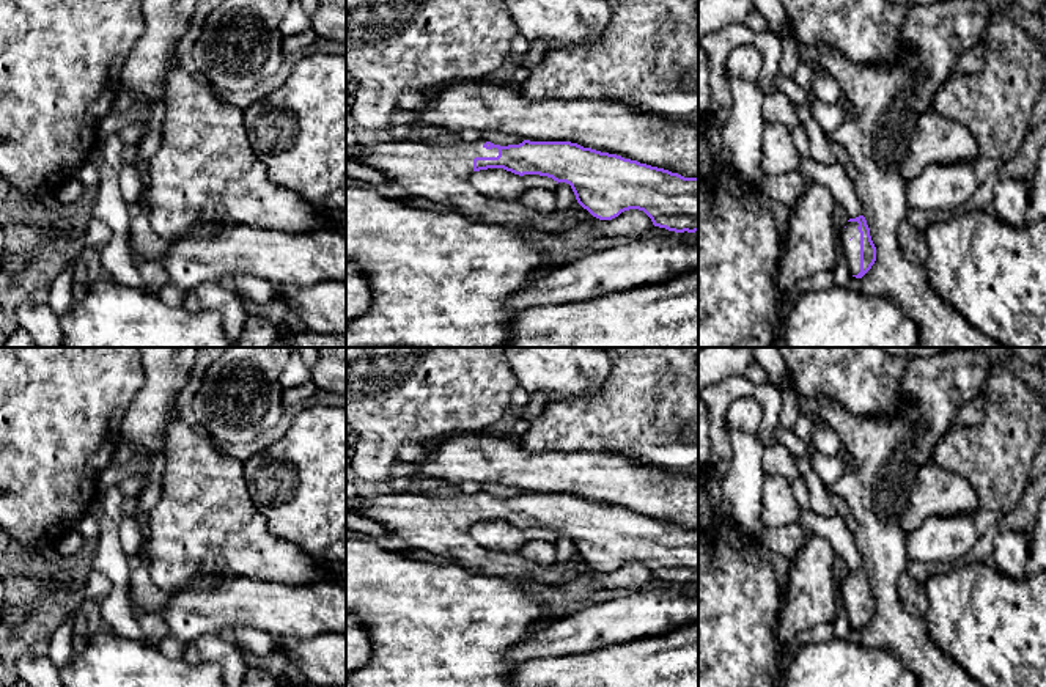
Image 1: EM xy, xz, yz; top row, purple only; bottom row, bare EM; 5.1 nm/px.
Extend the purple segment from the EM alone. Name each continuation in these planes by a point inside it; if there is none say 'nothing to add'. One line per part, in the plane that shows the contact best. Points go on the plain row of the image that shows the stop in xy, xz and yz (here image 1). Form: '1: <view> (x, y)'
1: yz (851, 601)

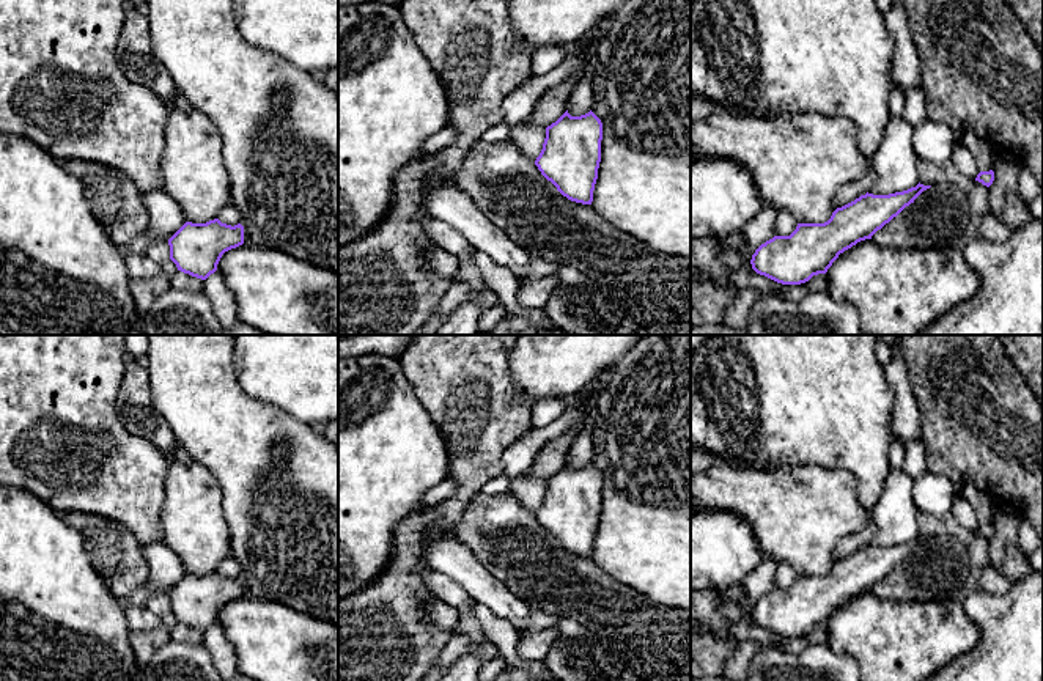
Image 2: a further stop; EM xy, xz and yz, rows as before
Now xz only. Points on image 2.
nothing to add

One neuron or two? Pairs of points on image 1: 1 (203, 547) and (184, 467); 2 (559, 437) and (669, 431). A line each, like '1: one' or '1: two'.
1: one
2: one

